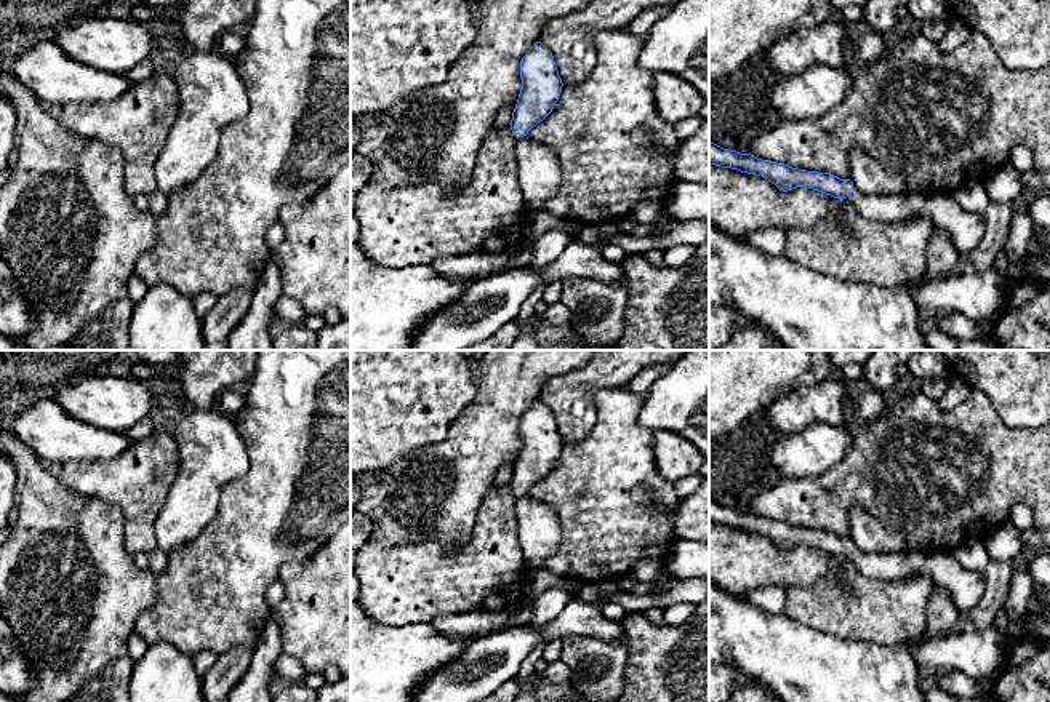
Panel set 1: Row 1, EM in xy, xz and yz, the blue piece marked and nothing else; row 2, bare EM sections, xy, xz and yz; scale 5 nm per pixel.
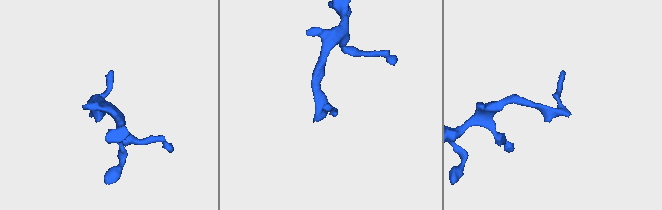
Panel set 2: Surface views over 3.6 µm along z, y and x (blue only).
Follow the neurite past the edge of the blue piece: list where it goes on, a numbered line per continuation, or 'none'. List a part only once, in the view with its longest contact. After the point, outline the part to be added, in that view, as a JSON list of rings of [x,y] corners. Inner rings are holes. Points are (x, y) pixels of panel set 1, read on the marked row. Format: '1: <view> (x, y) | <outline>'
1: yz (965, 229) | [[[856,187],[847,197],[858,213],[876,222],[901,221],[914,214],[927,216],[935,227],[948,230],[960,256],[975,251],[986,233],[984,213],[970,213],[949,193],[916,193],[911,197],[863,195]]]

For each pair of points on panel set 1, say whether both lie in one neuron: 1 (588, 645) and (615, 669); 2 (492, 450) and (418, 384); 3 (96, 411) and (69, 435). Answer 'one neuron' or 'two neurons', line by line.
1: one neuron
2: two neurons
3: two neurons

